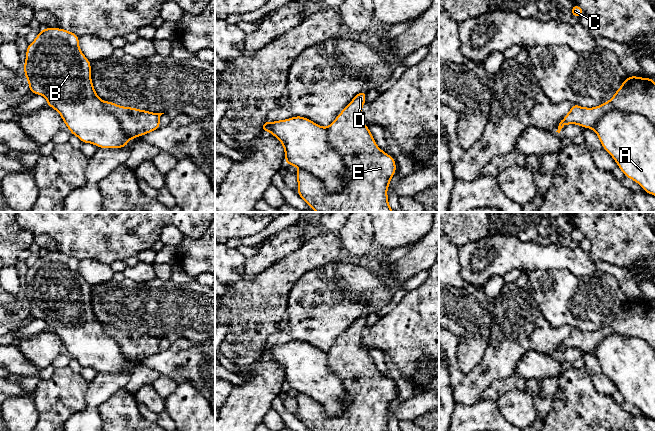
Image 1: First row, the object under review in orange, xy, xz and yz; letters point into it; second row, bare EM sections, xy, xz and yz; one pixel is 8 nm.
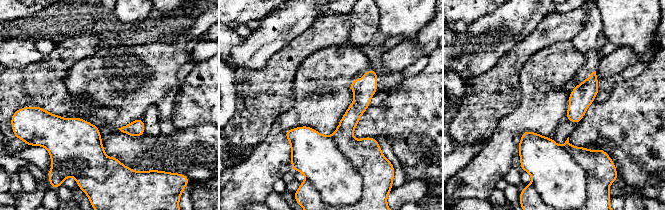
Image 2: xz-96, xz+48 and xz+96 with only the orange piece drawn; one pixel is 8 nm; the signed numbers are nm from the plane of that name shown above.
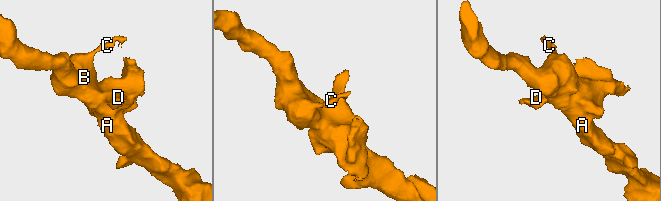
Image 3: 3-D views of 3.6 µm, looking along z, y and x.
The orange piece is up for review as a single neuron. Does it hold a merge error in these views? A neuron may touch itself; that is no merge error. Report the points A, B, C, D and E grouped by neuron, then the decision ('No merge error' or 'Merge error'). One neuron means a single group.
Groups: A B C / D E. Merge error

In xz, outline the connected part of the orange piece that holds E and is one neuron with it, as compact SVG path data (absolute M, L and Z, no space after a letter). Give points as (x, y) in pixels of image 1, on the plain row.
M361 314L326 352L330 369L338 375L349 396L349 406L343 415L327 418L323 406L313 398L299 394L296 416L310 431L389 431L387 412L397 395L394 382L376 368L369 351L361 345L366 314Z

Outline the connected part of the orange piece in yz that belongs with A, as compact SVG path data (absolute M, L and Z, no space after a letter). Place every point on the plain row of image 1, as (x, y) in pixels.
M612 333L593 354L622 397L655 420L655 352L650 345L636 337Z

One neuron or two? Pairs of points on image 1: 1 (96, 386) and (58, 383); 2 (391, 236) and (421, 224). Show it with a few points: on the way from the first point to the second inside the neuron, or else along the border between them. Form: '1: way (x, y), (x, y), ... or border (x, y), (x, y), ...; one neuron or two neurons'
1: border (90, 382), (86, 391), (85, 408); two neurons
2: way (398, 229), (403, 224), (414, 224); one neuron

